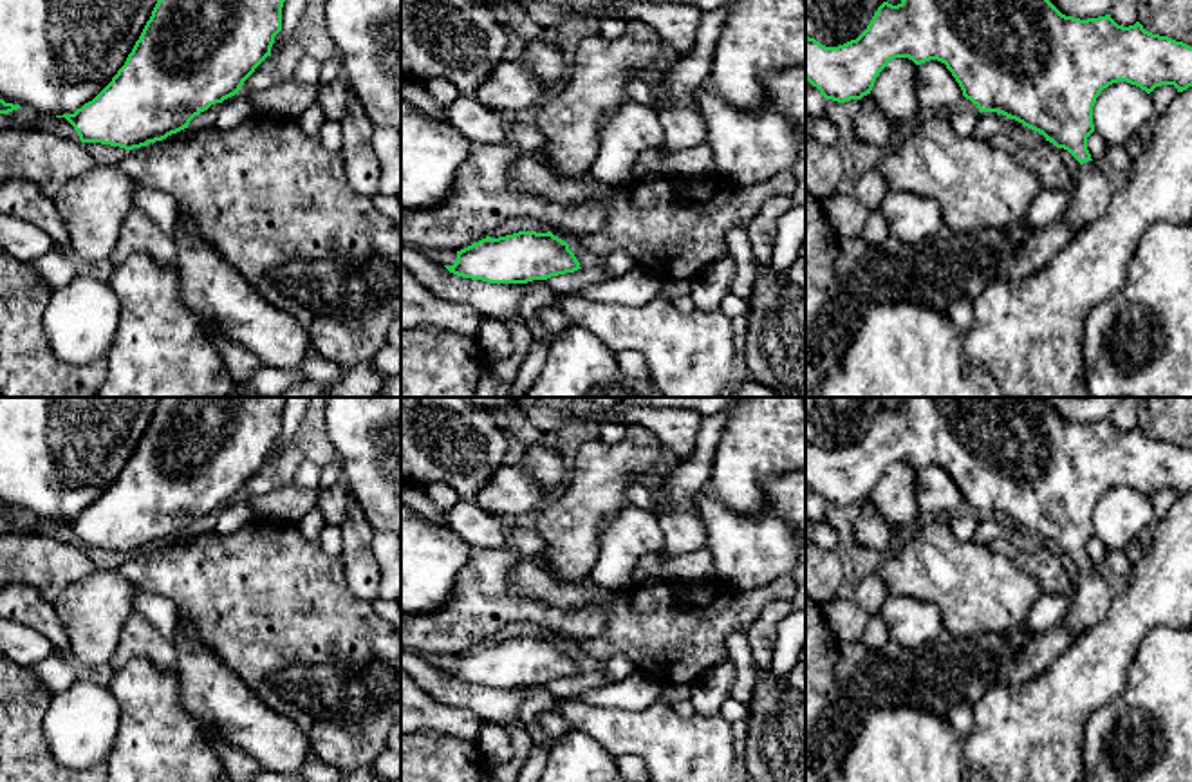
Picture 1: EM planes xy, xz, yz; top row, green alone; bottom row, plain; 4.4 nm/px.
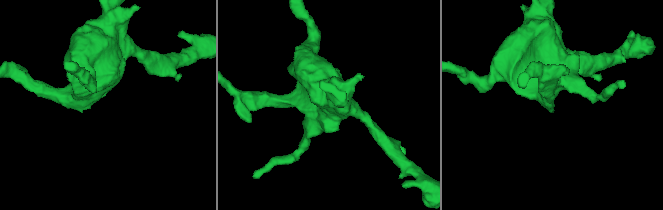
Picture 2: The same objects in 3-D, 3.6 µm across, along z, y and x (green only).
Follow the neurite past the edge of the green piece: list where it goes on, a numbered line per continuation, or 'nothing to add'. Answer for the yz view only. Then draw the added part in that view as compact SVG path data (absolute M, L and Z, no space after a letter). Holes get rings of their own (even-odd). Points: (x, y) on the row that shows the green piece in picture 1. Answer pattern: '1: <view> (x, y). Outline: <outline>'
1: yz (1091, 192). Outline: M1087 161L1080 164L1078 179L1071 188L1071 199L1060 219L1073 229L1073 235L1078 235L1107 211L1113 195L1107 175L1094 161Z

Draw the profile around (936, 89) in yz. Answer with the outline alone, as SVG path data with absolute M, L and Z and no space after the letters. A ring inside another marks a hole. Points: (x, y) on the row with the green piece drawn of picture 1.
M925 61L916 69L916 99L919 114L952 112L963 99L963 90L945 63Z

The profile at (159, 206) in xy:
M137 186L135 206L141 208L163 231L173 233L179 206L172 195L150 186Z

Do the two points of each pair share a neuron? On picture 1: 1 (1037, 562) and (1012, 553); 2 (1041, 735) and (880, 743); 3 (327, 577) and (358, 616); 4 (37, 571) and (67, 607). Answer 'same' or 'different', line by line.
1: same
2: different
3: same
4: different

